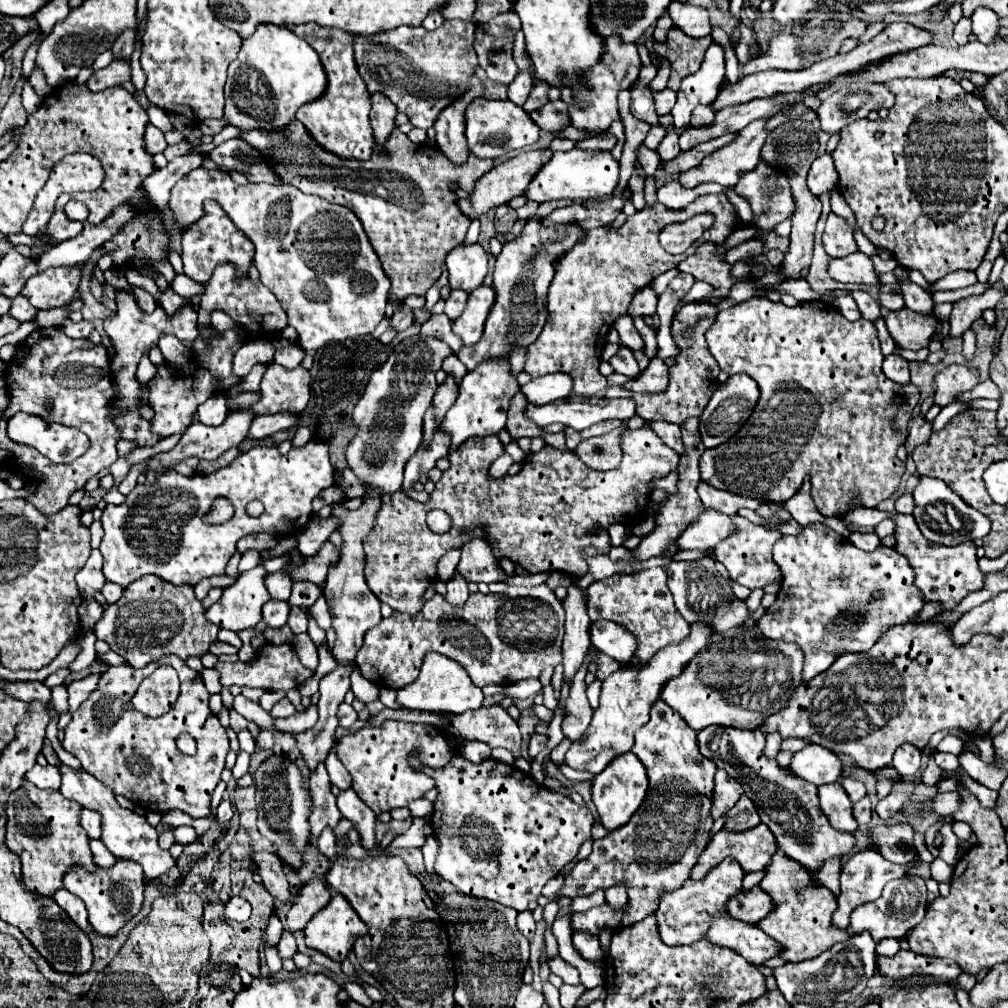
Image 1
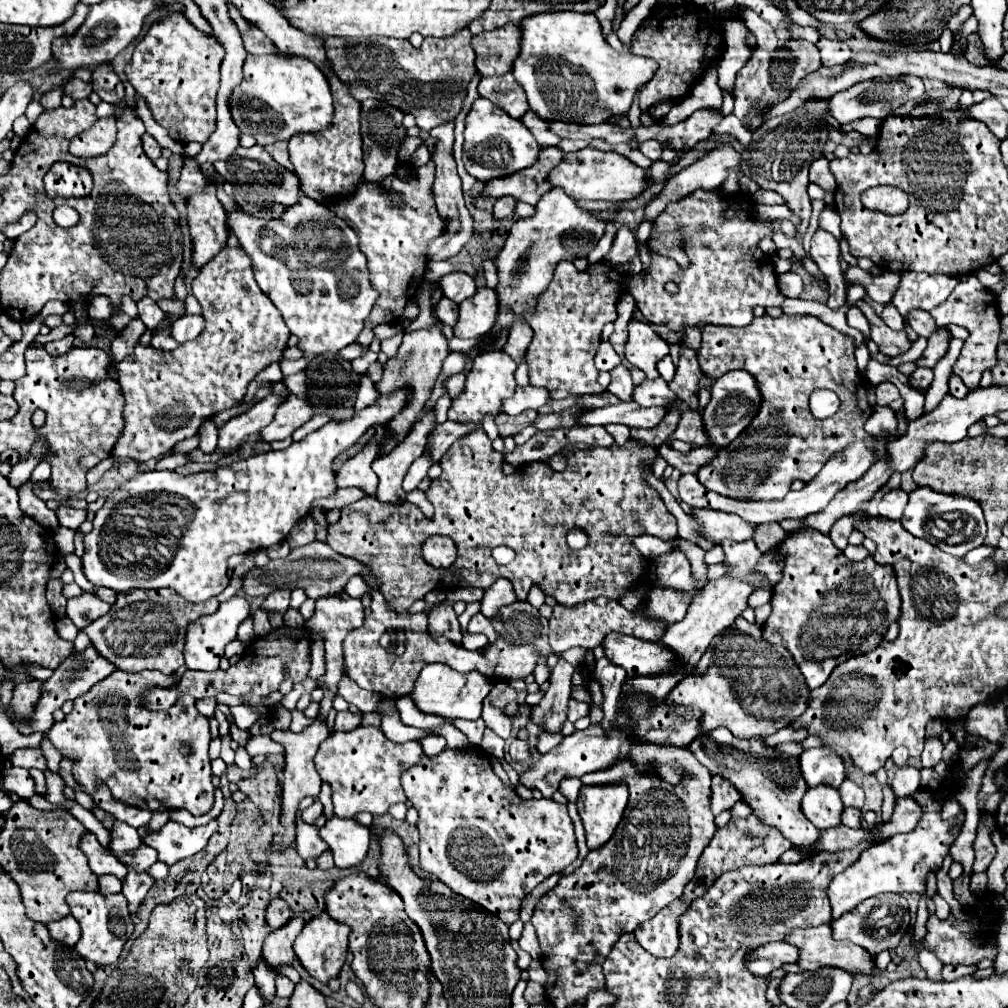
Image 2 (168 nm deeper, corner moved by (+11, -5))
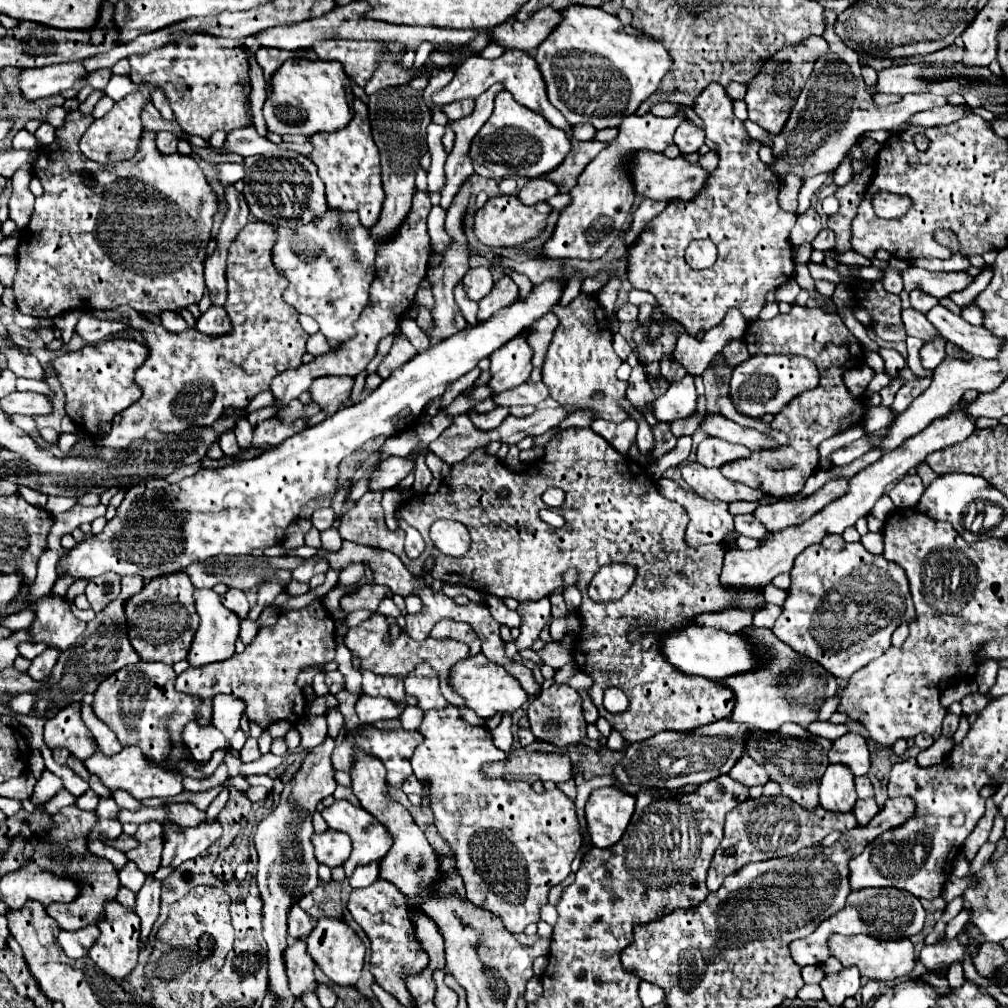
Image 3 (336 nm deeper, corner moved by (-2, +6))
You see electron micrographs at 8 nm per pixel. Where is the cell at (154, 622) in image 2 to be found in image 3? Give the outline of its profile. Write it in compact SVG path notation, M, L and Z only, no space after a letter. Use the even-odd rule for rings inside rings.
M171 573L155 577L145 585L145 591L129 599L125 605L129 621L129 639L143 661L163 661L173 665L183 661L189 653L193 635L199 625L199 615L193 603L193 583L185 573Z

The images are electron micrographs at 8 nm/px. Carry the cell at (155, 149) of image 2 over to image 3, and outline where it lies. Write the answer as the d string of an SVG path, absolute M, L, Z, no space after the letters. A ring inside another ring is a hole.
M161 131L157 133L157 149L161 155L171 155L171 153L177 153L177 139L173 139L173 135L169 135L169 131Z

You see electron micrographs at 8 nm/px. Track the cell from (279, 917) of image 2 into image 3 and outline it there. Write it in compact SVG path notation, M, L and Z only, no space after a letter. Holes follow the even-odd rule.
M297 905L289 911L289 937L291 939L305 939L313 931L313 919Z

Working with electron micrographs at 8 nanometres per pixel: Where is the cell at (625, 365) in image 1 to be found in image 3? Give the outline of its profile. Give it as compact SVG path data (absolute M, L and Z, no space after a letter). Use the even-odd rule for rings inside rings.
M641 365L633 367L633 371L631 371L629 387L627 387L627 399L629 399L631 405L645 417L645 421L647 421L649 425L659 423L659 421L655 419L655 415L651 413L651 409L647 407L649 403L653 403L655 395L653 395L653 391L651 391L651 385L649 385L649 381L647 381L645 371L643 371Z

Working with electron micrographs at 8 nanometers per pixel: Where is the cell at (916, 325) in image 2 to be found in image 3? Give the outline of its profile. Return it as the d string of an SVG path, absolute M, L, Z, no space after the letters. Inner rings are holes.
M935 305L929 313L927 319L937 327L937 331L951 343L955 343L961 351L973 355L973 357L983 357L983 359L997 359L1003 339L995 337L991 331L985 327L973 327L965 323L959 315L951 313L945 307Z

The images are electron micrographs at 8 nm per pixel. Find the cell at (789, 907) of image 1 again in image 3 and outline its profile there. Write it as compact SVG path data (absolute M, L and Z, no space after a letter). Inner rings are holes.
M833 935L833 939L829 939L829 949L843 963L843 967L857 967L861 977L875 979L875 981L893 981L893 979L907 977L917 963L911 939L881 941L869 935L853 935L853 937Z

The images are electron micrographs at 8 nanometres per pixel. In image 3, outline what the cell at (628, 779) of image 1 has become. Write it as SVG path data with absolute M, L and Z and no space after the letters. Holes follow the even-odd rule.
M617 787L595 789L585 805L593 847L607 849L621 839L635 809L635 797Z

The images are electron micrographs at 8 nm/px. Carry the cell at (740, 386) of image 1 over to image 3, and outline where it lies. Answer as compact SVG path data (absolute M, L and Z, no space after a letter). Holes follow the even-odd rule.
M753 355L733 369L731 401L735 409L749 417L763 417L765 413L779 413L799 393L815 389L819 371L811 359L801 355Z

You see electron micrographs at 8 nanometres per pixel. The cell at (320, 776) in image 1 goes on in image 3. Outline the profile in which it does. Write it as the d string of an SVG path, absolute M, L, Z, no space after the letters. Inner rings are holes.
M329 829L327 833L321 833L321 835L315 833L313 835L313 845L315 845L317 861L327 865L329 869L343 865L343 861L347 861L347 857L351 855L349 835L345 835L341 831Z

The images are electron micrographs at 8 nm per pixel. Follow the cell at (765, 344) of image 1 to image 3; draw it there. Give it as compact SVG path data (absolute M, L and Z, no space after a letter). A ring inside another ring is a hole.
M799 307L785 315L777 315L769 321L753 321L745 331L745 343L751 355L755 353L797 353L809 357L821 375L819 387L797 395L781 413L775 415L773 427L781 429L789 435L789 445L779 447L777 451L761 451L753 453L749 459L739 459L737 463L727 463L721 473L737 483L743 483L751 489L759 489L765 495L775 499L783 499L789 495L801 493L807 477L815 471L817 465L817 447L821 441L845 431L851 425L861 423L865 405L861 399L855 399L843 383L843 373L849 369L851 359L853 365L857 363L855 357L863 357L863 349L851 331L845 327L839 315L829 315L819 307ZM859 401L859 403L857 403Z

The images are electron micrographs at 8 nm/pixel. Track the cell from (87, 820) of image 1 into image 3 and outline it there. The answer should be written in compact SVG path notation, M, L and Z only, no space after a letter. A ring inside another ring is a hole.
M127 863L121 871L119 871L119 877L121 877L121 885L131 889L133 893L139 893L139 889L143 887L145 883L145 875L141 875L141 871L137 869L135 863Z

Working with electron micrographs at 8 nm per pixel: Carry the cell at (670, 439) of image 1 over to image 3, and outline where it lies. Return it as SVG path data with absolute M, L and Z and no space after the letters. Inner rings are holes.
M707 437L697 449L697 461L705 467L723 467L737 459L747 459L751 451L743 445L733 445L717 437Z

